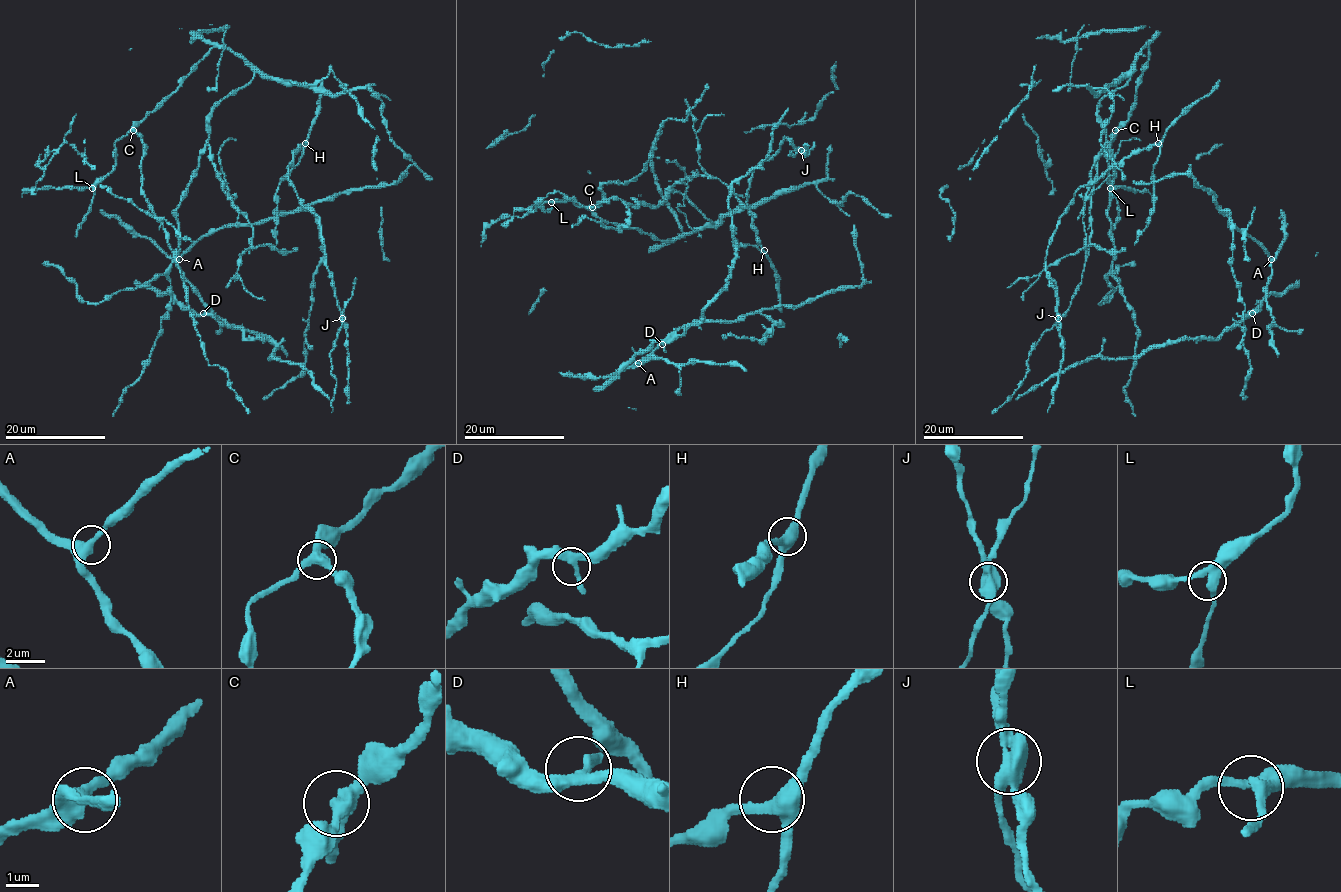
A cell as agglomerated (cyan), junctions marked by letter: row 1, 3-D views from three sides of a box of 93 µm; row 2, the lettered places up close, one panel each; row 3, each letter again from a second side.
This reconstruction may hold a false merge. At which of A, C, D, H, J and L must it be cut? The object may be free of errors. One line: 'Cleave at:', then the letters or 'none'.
Cleave at: J

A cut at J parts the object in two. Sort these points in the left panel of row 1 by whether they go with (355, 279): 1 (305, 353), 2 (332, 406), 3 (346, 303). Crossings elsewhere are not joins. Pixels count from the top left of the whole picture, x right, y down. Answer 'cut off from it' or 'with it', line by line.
1: cut off from it
2: with it
3: with it

